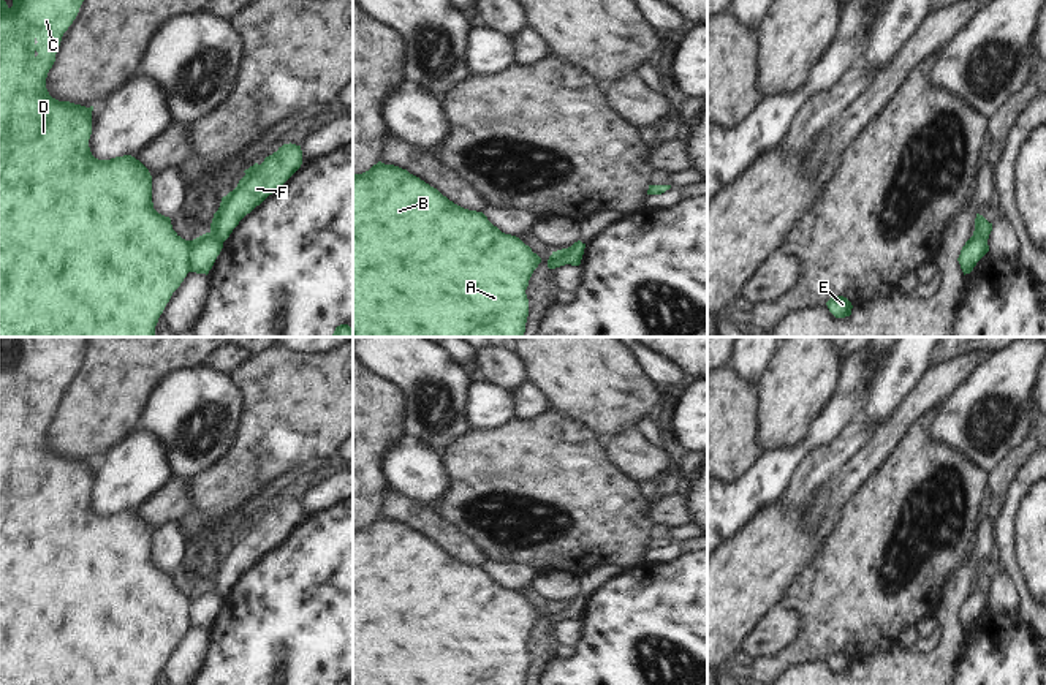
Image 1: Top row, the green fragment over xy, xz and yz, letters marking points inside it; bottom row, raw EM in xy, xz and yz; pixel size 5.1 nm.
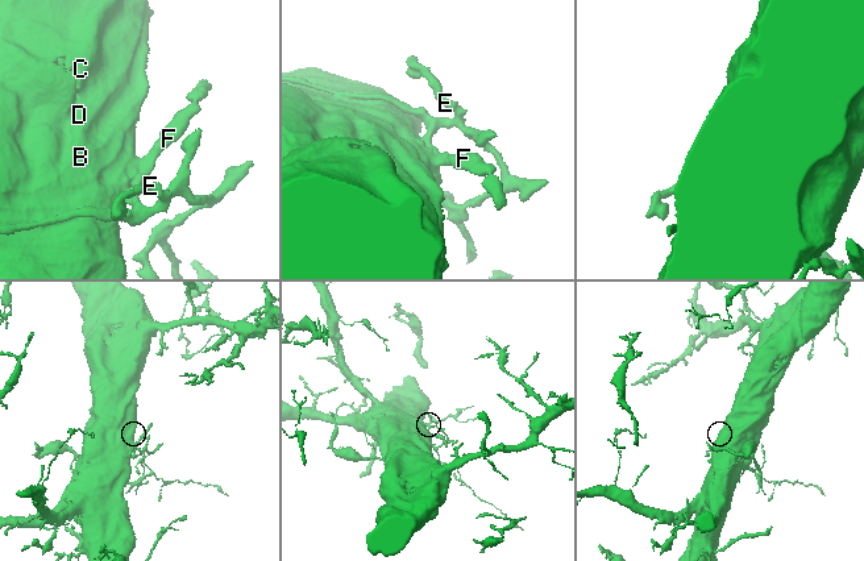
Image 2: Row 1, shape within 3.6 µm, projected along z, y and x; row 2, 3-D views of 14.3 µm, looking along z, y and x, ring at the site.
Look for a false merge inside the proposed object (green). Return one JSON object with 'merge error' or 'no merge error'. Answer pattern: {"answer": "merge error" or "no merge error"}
{"answer": "merge error"}

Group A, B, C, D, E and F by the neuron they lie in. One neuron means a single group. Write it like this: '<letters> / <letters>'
A B C D F / E

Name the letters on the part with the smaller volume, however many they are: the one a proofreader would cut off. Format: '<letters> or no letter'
E

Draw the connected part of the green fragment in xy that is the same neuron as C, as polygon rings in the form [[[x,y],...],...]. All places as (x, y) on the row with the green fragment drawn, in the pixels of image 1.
[[[0,0],[0,337],[155,337],[155,326],[172,293],[180,286],[188,274],[187,255],[193,240],[182,239],[171,225],[171,218],[158,214],[152,202],[152,176],[149,169],[135,157],[123,155],[111,160],[98,160],[92,155],[89,139],[92,134],[92,111],[70,101],[52,98],[46,89],[46,78],[55,62],[63,33],[76,19],[84,0],[13,0],[9,8],[5,0]]]

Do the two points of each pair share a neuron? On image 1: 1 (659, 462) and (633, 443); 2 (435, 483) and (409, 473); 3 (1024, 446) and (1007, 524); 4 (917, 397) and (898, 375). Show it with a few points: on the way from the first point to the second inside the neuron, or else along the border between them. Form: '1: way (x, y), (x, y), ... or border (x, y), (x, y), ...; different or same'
1: way (652, 461), (640, 450); same
2: way (429, 481), (415, 473); same
3: border (1029, 456), (1002, 497); different
4: border (931, 363), (918, 383), (885, 418); different

